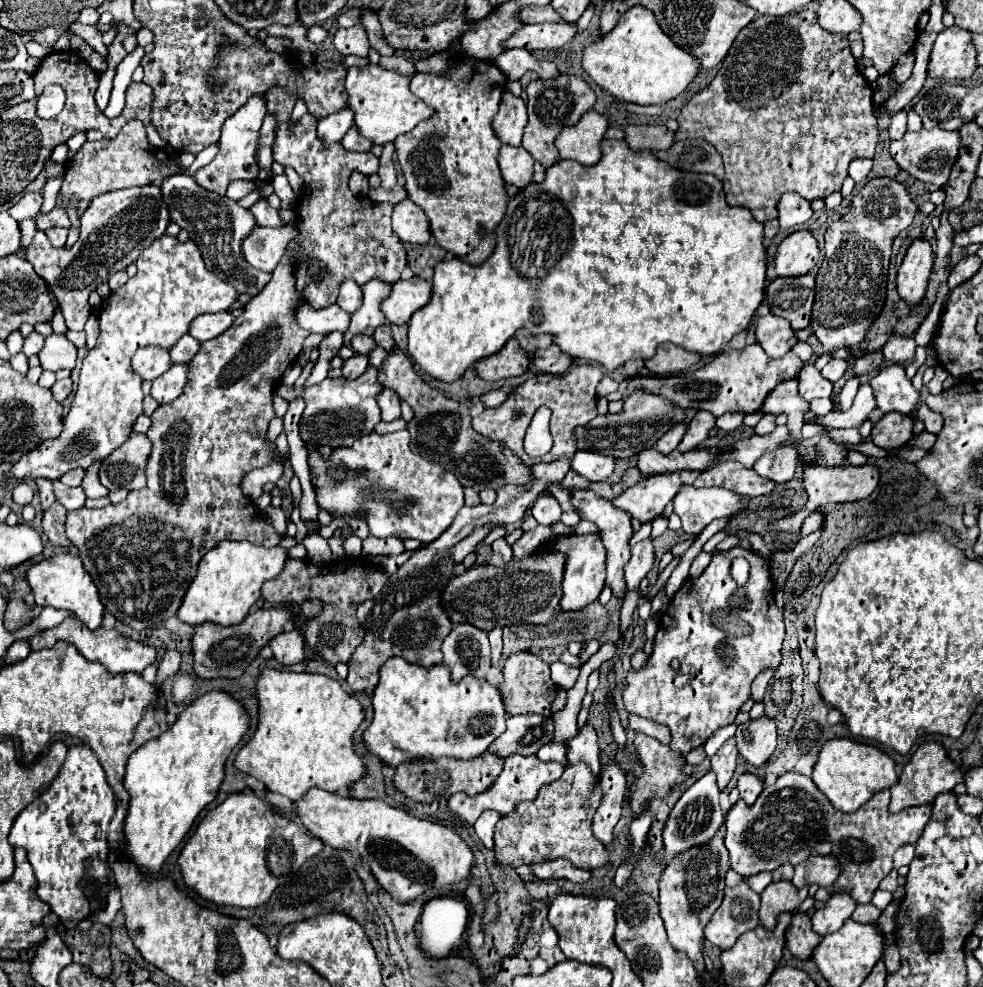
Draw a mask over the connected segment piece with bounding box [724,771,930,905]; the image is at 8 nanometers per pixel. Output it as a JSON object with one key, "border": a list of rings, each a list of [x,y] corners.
{"border":[[[794,771],[784,773],[774,785],[764,787],[754,805],[746,805],[740,799],[728,811],[724,845],[730,853],[732,869],[742,877],[752,877],[762,871],[774,871],[784,863],[796,867],[812,853],[832,855],[838,859],[842,869],[842,877],[838,877],[838,889],[834,889],[834,895],[846,891],[856,905],[872,903],[878,883],[892,871],[894,851],[900,845],[916,843],[930,815],[930,805],[908,807],[900,813],[890,813],[888,803],[888,789],[876,793],[856,813],[834,811],[826,799],[824,819],[824,795],[818,791],[812,779]]]}

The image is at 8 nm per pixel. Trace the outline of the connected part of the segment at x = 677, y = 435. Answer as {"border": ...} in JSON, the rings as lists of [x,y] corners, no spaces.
{"border":[[[674,425],[670,431],[666,431],[658,441],[656,441],[656,449],[660,451],[660,453],[664,453],[664,455],[668,455],[668,453],[672,453],[676,447],[678,447],[678,443],[680,443],[680,439],[682,439],[682,435],[686,433],[686,425]]]}

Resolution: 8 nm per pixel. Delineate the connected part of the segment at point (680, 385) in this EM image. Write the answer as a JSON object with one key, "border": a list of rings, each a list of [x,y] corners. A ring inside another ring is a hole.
{"border":[[[754,343],[746,345],[742,351],[730,351],[730,353],[718,353],[714,361],[708,365],[694,369],[694,371],[682,371],[682,373],[672,373],[672,375],[654,375],[654,377],[644,377],[636,375],[628,379],[628,393],[630,397],[634,391],[644,389],[646,393],[658,395],[666,401],[670,401],[674,407],[696,407],[710,411],[712,415],[720,417],[728,411],[740,411],[740,413],[752,413],[758,411],[760,405],[764,403],[766,395],[784,379],[792,379],[798,375],[802,367],[802,361],[794,353],[786,353],[780,359],[772,359],[764,353],[764,349]]]}

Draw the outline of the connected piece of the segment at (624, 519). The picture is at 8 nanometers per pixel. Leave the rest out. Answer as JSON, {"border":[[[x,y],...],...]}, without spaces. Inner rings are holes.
{"border":[[[550,485],[548,491],[558,499],[558,503],[562,505],[562,511],[578,511],[582,519],[592,521],[602,535],[602,543],[606,549],[606,587],[612,589],[612,595],[618,597],[620,601],[626,595],[626,583],[624,583],[624,567],[630,559],[630,537],[632,537],[632,523],[630,523],[630,515],[612,507],[612,503],[608,499],[598,497],[592,491],[582,491],[582,489],[564,489],[560,485]]]}

